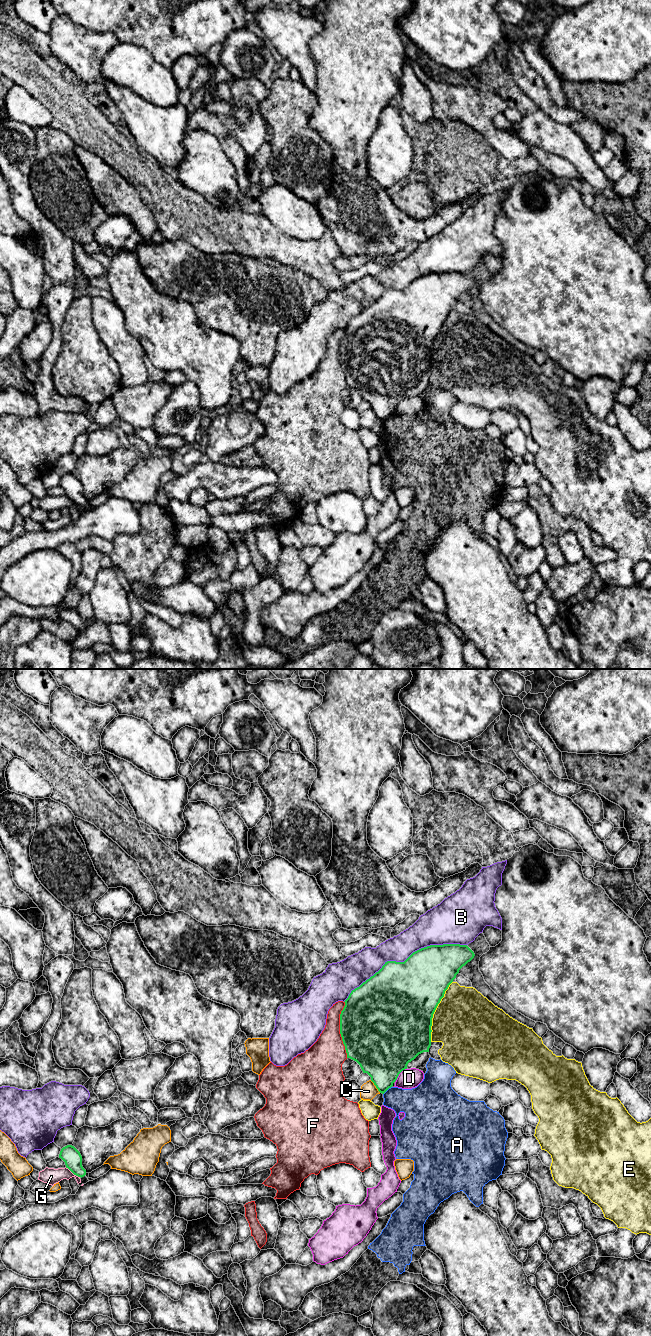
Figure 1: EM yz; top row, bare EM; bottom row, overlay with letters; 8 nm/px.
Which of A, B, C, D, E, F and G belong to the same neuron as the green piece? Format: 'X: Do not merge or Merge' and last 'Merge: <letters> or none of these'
A: Do not merge
B: Do not merge
C: Do not merge
D: Do not merge
E: Do not merge
F: Do not merge
G: Do not merge
Merge: none of these

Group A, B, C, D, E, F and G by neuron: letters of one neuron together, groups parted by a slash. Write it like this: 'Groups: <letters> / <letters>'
Groups: A / B / C / D / E / F / G

